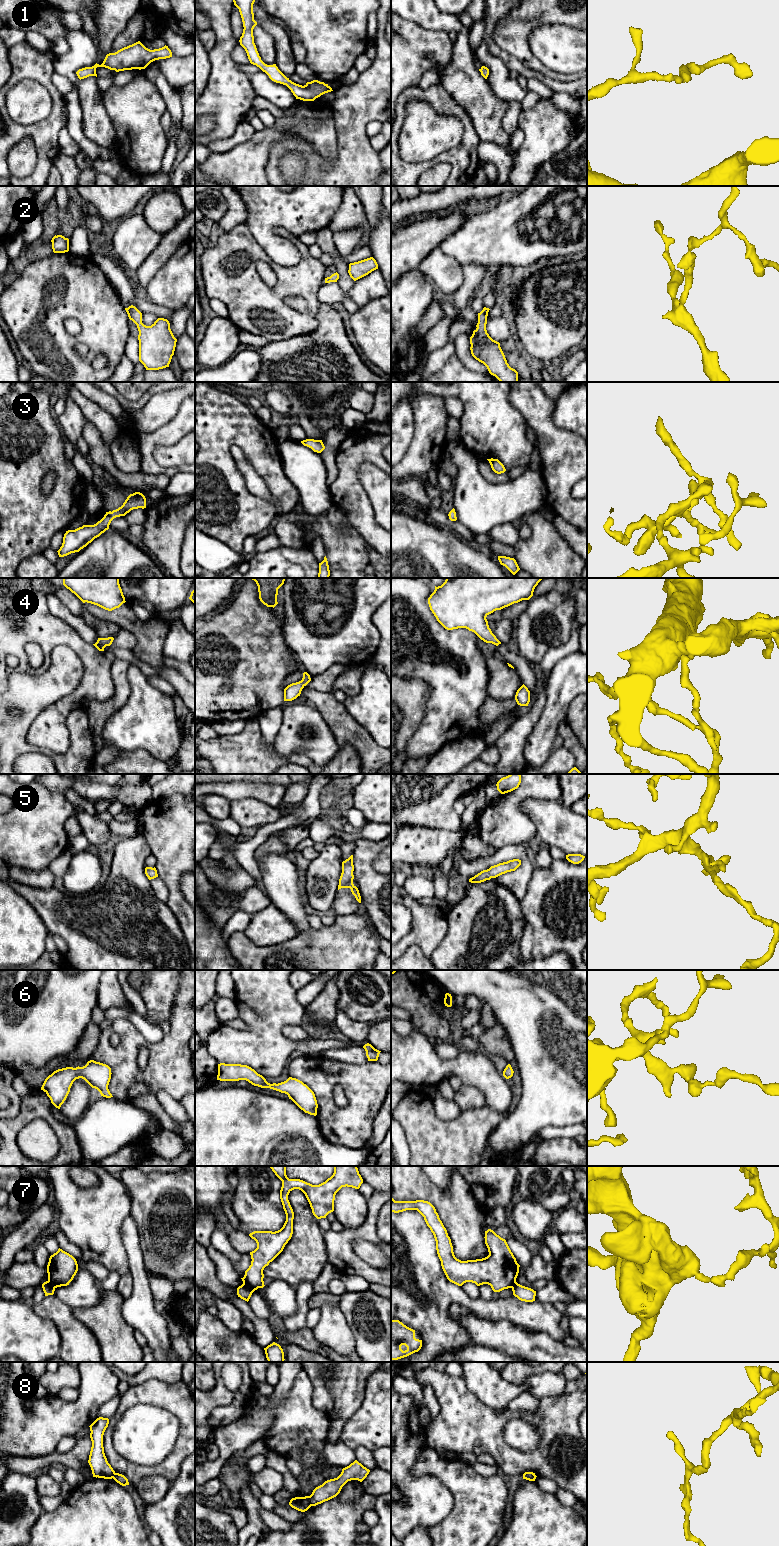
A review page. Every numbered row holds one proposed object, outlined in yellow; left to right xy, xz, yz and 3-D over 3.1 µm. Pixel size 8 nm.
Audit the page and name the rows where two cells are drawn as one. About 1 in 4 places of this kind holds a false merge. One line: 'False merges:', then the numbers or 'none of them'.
False merges: 7, 8

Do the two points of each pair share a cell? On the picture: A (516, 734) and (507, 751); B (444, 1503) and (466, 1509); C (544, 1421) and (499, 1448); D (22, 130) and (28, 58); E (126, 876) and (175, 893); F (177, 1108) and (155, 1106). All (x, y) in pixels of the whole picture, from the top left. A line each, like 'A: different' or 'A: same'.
A: same
B: different
C: same
D: same
E: different
F: different

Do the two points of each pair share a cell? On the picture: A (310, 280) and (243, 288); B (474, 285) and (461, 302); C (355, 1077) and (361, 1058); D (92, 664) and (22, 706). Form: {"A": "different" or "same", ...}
{"A": "same", "B": "same", "C": "different", "D": "different"}

